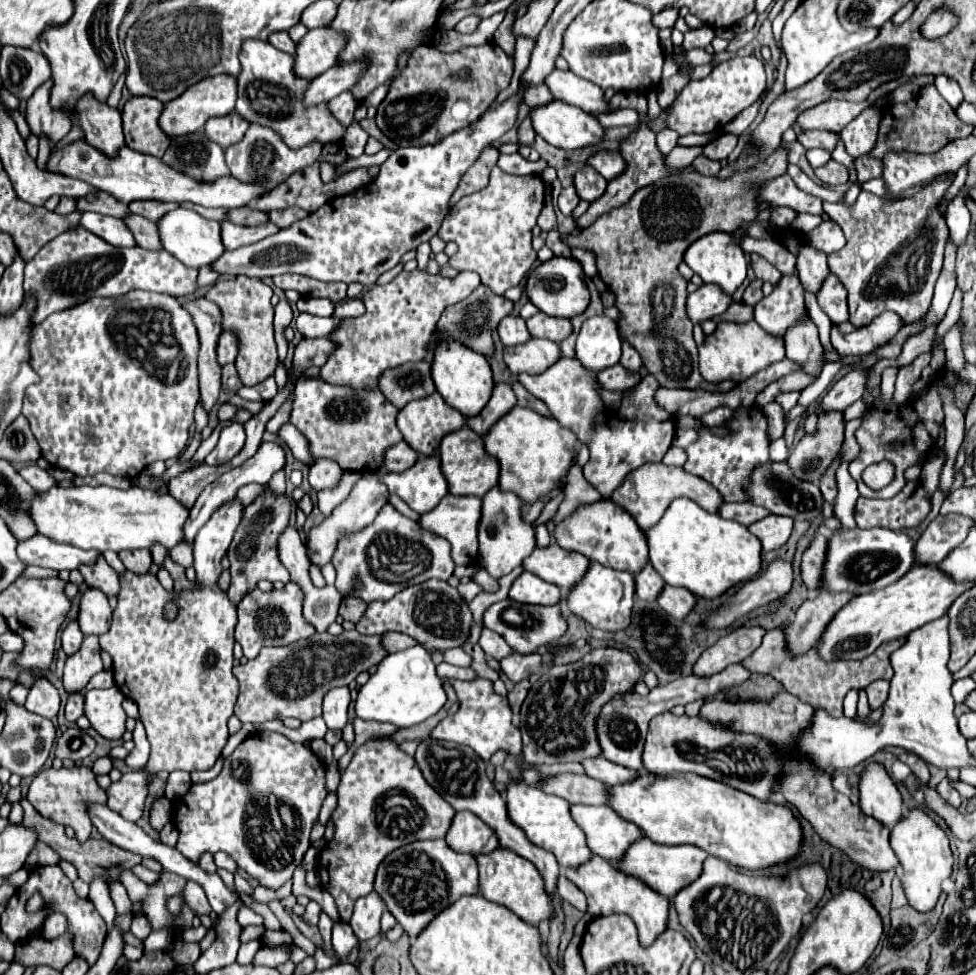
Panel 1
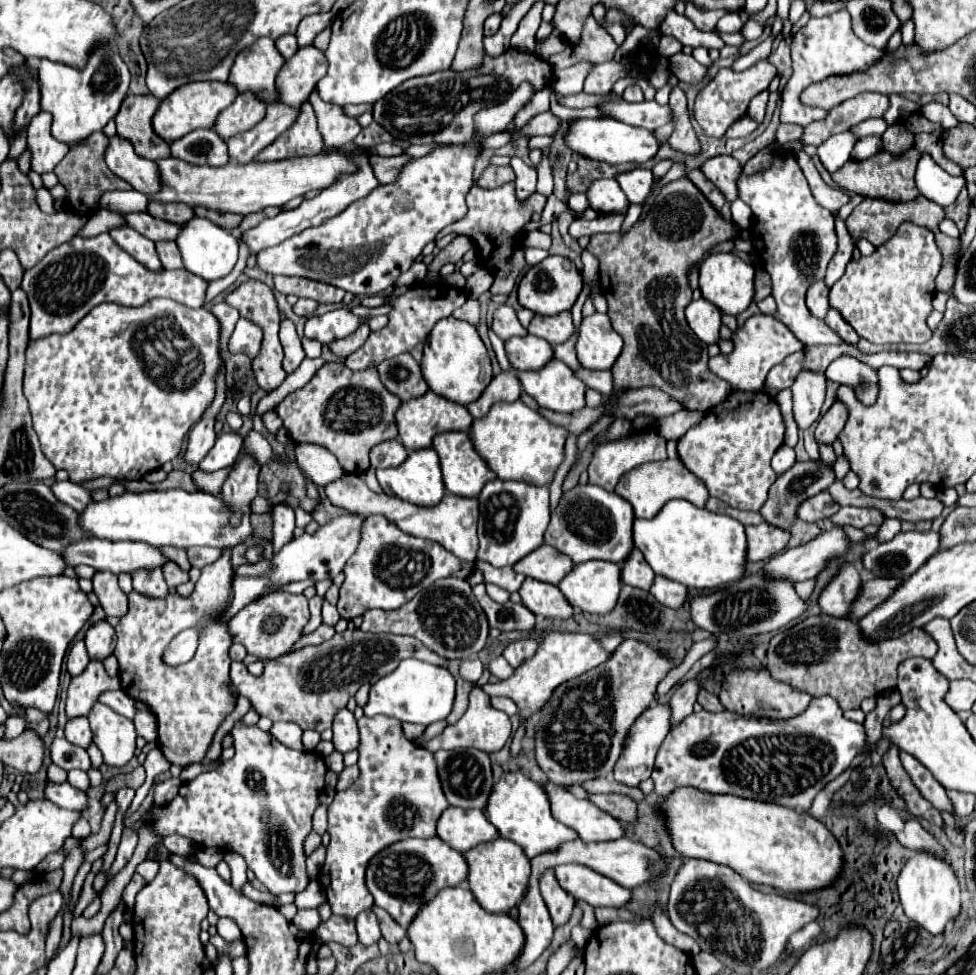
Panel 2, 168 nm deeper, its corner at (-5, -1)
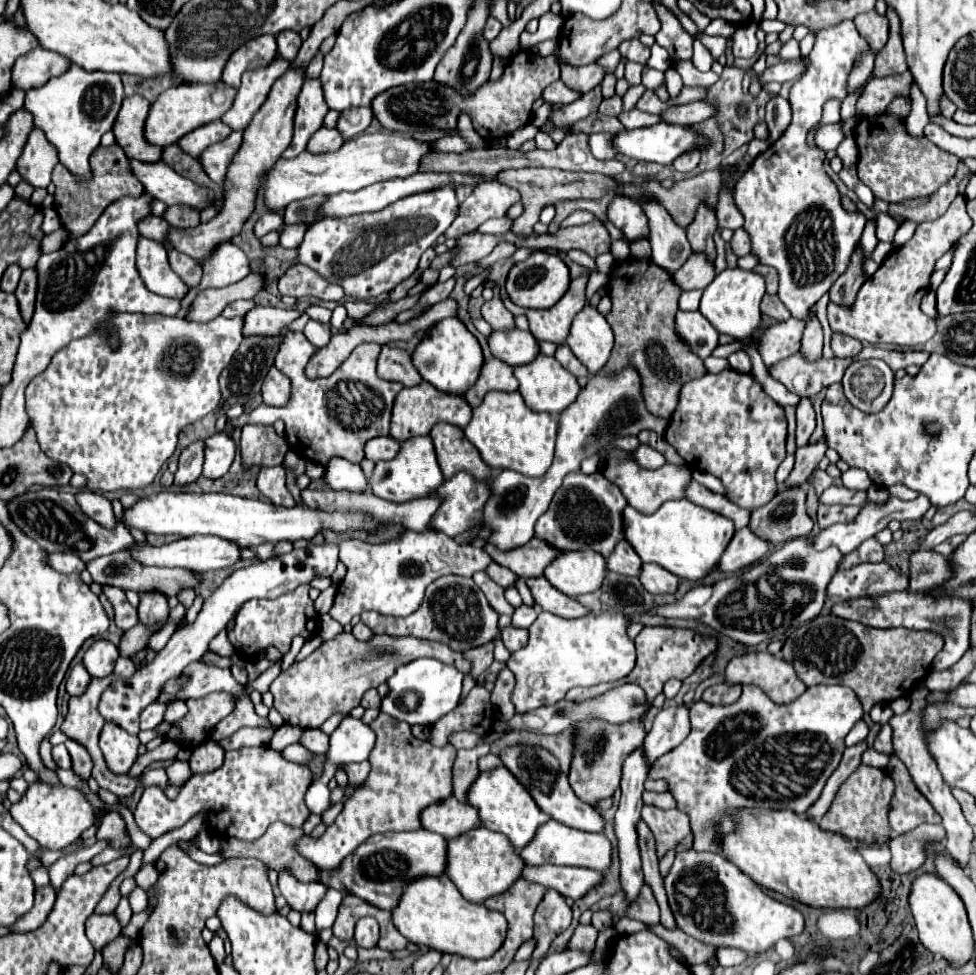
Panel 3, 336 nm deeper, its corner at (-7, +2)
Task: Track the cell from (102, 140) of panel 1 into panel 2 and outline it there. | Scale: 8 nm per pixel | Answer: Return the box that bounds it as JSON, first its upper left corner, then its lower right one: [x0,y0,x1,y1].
[104,136,160,194]

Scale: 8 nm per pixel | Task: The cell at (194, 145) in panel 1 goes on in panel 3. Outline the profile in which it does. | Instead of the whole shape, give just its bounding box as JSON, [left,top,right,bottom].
[178,121,232,159]

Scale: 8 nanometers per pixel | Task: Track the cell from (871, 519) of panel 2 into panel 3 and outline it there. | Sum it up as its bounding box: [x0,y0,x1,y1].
[818,505,860,529]

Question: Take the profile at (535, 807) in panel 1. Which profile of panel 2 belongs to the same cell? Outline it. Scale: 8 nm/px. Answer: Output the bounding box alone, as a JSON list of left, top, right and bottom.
[486,772,578,858]

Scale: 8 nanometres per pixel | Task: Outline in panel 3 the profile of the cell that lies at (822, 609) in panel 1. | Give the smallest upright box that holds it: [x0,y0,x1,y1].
[910,549,954,591]

